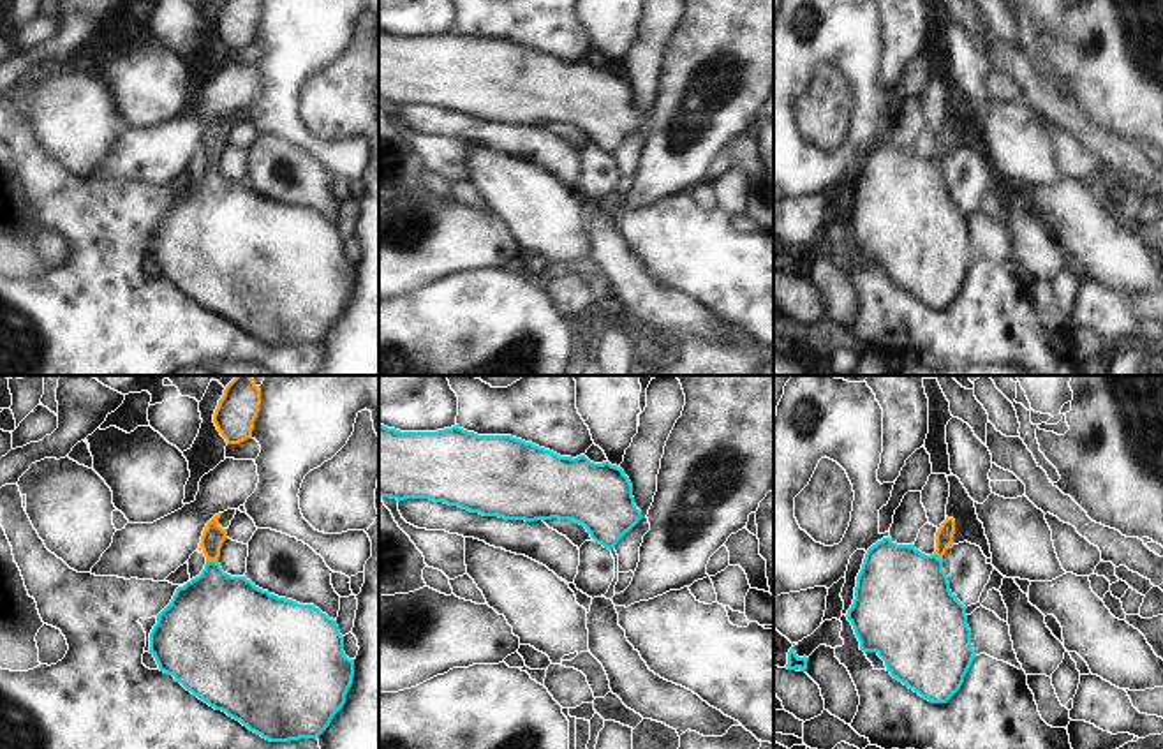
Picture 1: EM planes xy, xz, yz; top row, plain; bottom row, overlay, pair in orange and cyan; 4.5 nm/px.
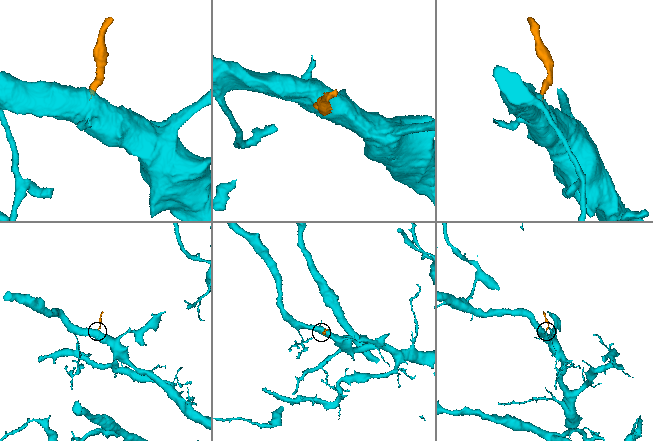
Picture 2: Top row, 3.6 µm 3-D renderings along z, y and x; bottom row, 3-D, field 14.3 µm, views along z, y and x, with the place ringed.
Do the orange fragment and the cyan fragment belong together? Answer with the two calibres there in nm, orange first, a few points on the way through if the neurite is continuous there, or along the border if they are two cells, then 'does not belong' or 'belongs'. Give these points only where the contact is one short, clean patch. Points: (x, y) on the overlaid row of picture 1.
100/380 nm | across xy (214, 534), (212, 559), (215, 614) | belongs

